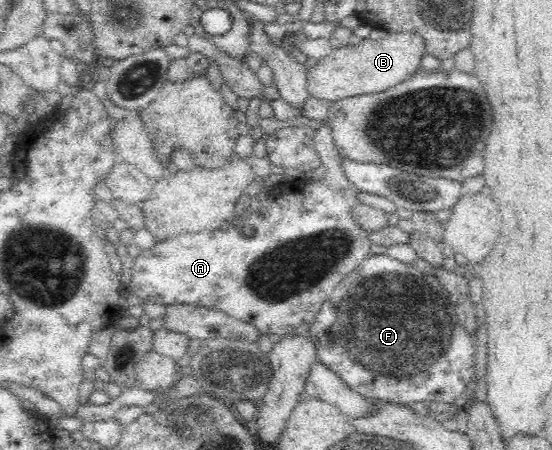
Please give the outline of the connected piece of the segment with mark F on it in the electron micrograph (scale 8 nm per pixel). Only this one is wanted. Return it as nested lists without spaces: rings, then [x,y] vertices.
[[[370,254],[365,261],[356,267],[349,277],[345,276],[338,286],[330,293],[325,308],[316,315],[315,321],[308,329],[309,337],[313,340],[316,347],[318,359],[331,371],[334,371],[351,389],[360,393],[364,397],[377,401],[393,402],[399,405],[409,406],[411,403],[419,403],[427,400],[442,401],[452,404],[455,399],[465,393],[465,389],[475,378],[475,357],[476,345],[475,338],[471,337],[463,324],[457,317],[455,308],[449,299],[445,288],[435,276],[429,276],[424,271],[417,270],[413,263],[406,264],[397,259],[393,259],[387,254]]]

